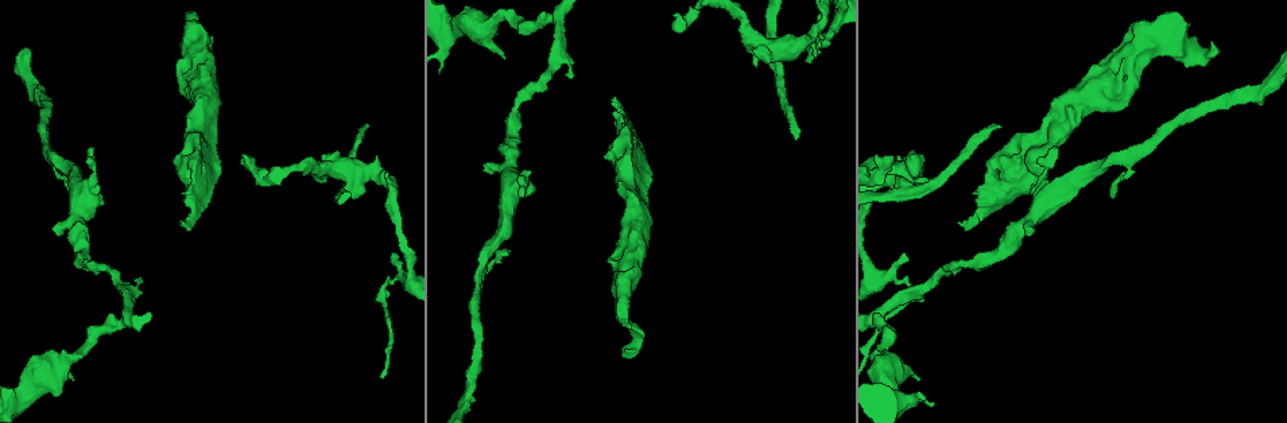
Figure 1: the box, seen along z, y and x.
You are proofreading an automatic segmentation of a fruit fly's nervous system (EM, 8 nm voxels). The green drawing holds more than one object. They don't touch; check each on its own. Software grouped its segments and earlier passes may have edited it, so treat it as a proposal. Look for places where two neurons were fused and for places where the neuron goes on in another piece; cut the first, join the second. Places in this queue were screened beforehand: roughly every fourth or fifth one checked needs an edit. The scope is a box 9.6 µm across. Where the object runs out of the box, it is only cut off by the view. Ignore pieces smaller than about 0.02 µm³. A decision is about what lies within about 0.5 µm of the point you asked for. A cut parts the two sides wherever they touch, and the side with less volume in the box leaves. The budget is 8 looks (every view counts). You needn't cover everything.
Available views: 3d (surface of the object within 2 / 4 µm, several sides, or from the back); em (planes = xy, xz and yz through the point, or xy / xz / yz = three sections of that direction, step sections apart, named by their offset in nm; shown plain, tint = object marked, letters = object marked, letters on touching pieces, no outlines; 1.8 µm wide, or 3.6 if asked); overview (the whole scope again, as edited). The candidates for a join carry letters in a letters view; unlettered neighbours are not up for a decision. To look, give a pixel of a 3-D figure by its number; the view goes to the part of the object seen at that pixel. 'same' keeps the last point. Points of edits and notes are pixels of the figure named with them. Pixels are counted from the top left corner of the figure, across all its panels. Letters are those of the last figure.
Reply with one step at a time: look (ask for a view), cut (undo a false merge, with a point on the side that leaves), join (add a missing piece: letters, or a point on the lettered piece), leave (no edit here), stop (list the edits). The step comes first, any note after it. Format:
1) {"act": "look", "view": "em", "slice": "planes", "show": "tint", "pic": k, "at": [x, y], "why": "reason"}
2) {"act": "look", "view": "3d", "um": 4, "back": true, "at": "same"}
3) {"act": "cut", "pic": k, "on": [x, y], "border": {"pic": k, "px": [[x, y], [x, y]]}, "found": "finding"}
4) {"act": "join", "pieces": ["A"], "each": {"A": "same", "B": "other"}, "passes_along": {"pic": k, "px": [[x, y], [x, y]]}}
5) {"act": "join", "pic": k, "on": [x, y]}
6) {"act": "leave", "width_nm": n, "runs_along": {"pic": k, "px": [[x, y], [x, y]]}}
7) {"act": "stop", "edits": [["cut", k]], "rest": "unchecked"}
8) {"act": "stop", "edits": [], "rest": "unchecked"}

{"act": "look", "view": "3d", "um": 2, "back": true, "pic": 1, "at": [646, 200], "why": "stops while still wide"}

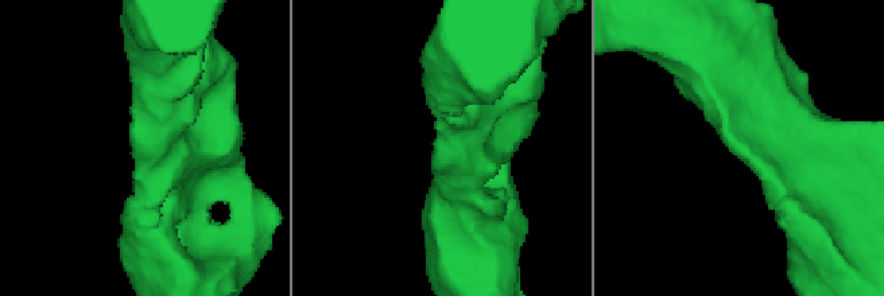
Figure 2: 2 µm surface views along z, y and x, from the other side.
{"act": "look", "view": "em", "slice": "planes", "show": "letters", "pic": 2, "at": [437, 144], "why": "now the EM"}

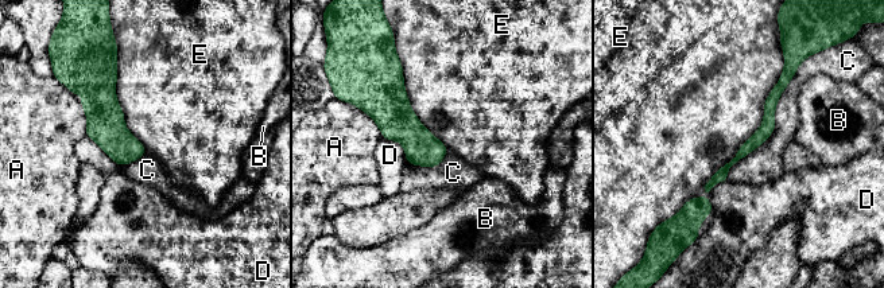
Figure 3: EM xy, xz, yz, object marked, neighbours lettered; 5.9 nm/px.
{"act": "leave", "each": {"A": "other", "B": "other", "C": "other", "D": "other", "E": "other"}, "arm_widths_nm": [300, 380], "found": "none of them fits"}

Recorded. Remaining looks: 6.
{"act": "look", "view": "3d", "um": 4, "pic": 1, "at": [358, 172], "why": "looks like a crossing"}

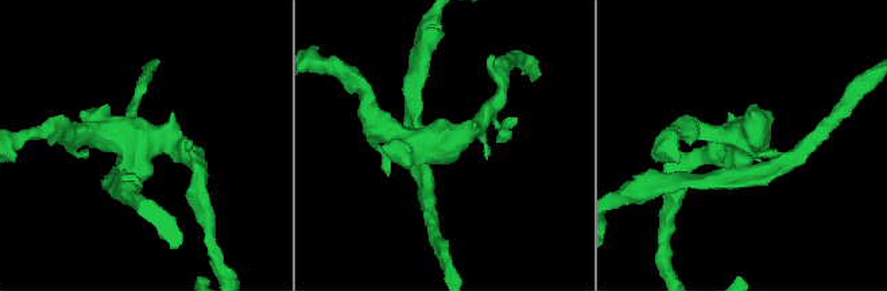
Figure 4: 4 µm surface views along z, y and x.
{"act": "look", "view": "em", "slice": "planes", "show": "plain", "pic": 4, "at": [135, 136], "arms": 4, "why": "shape alone is not enough"}

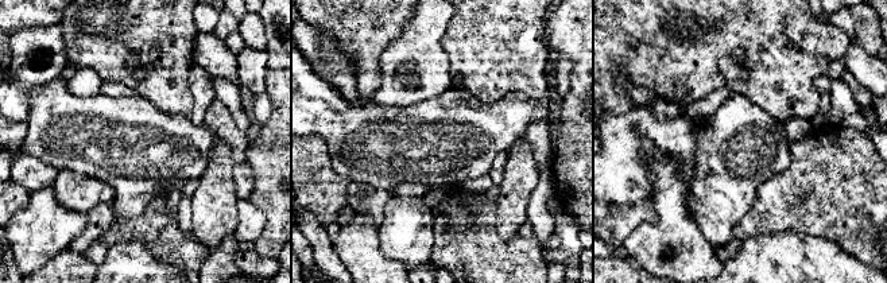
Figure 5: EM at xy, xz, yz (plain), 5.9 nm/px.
{"act": "look", "view": "em", "slice": "planes", "show": "letters", "at": "same"}

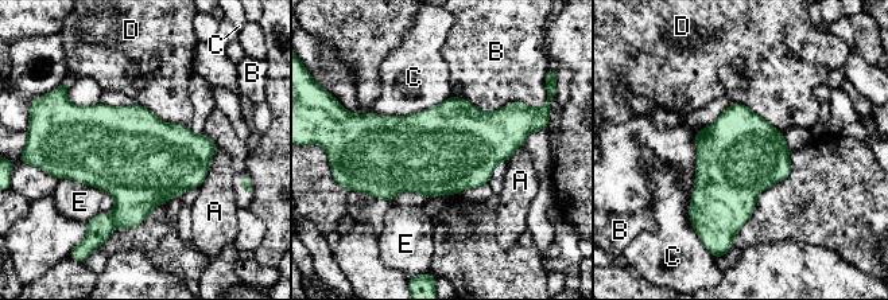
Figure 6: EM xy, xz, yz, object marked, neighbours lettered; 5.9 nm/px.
{"act": "cut", "pic": 6, "on": [99, 228], "width_nm": 500, "each": {"A": "other", "B": "other", "C": "other", "D": "other", "E": "other"}, "found": "a second neuron is stuck on"}

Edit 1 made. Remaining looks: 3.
{"act": "look", "view": "em", "slice": "planes", "show": "plain", "pic": 1, "at": [906, 260], "why": "an open end"}

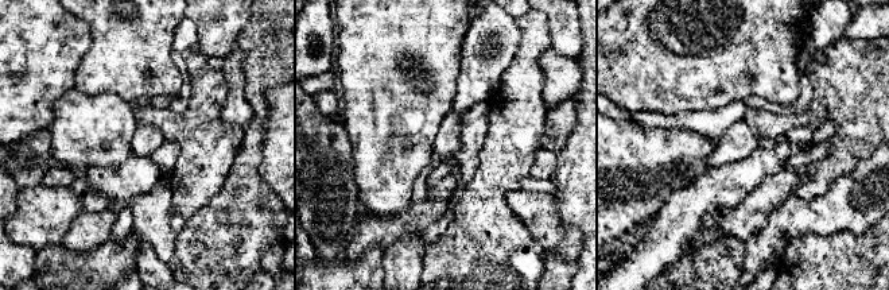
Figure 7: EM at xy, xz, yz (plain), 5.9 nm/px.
{"act": "look", "view": "em", "slice": "planes", "show": "letters", "at": "same"}

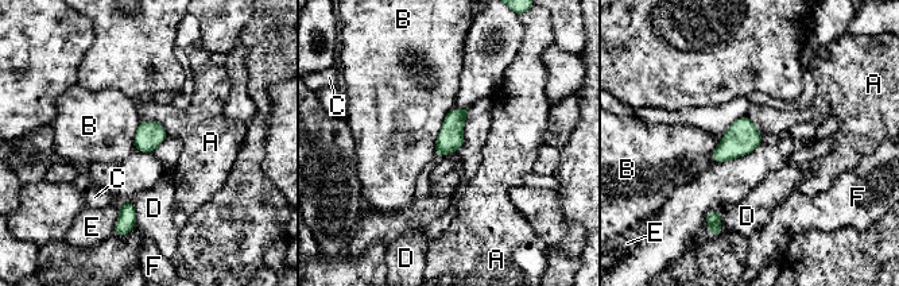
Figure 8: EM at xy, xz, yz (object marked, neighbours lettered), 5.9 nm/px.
{"act": "leave", "width_nm": 160, "each": {"A": "other", "B": "other", "C": "other", "D": "other", "E": "other", "F": "other"}, "border": {"pic": 8, "px": [[140, 120], [158, 122], [169, 135]]}, "found": "none of them fits"}

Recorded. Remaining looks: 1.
{"act": "stop", "edits": [["cut", 6]], "rest": "unchecked"}

